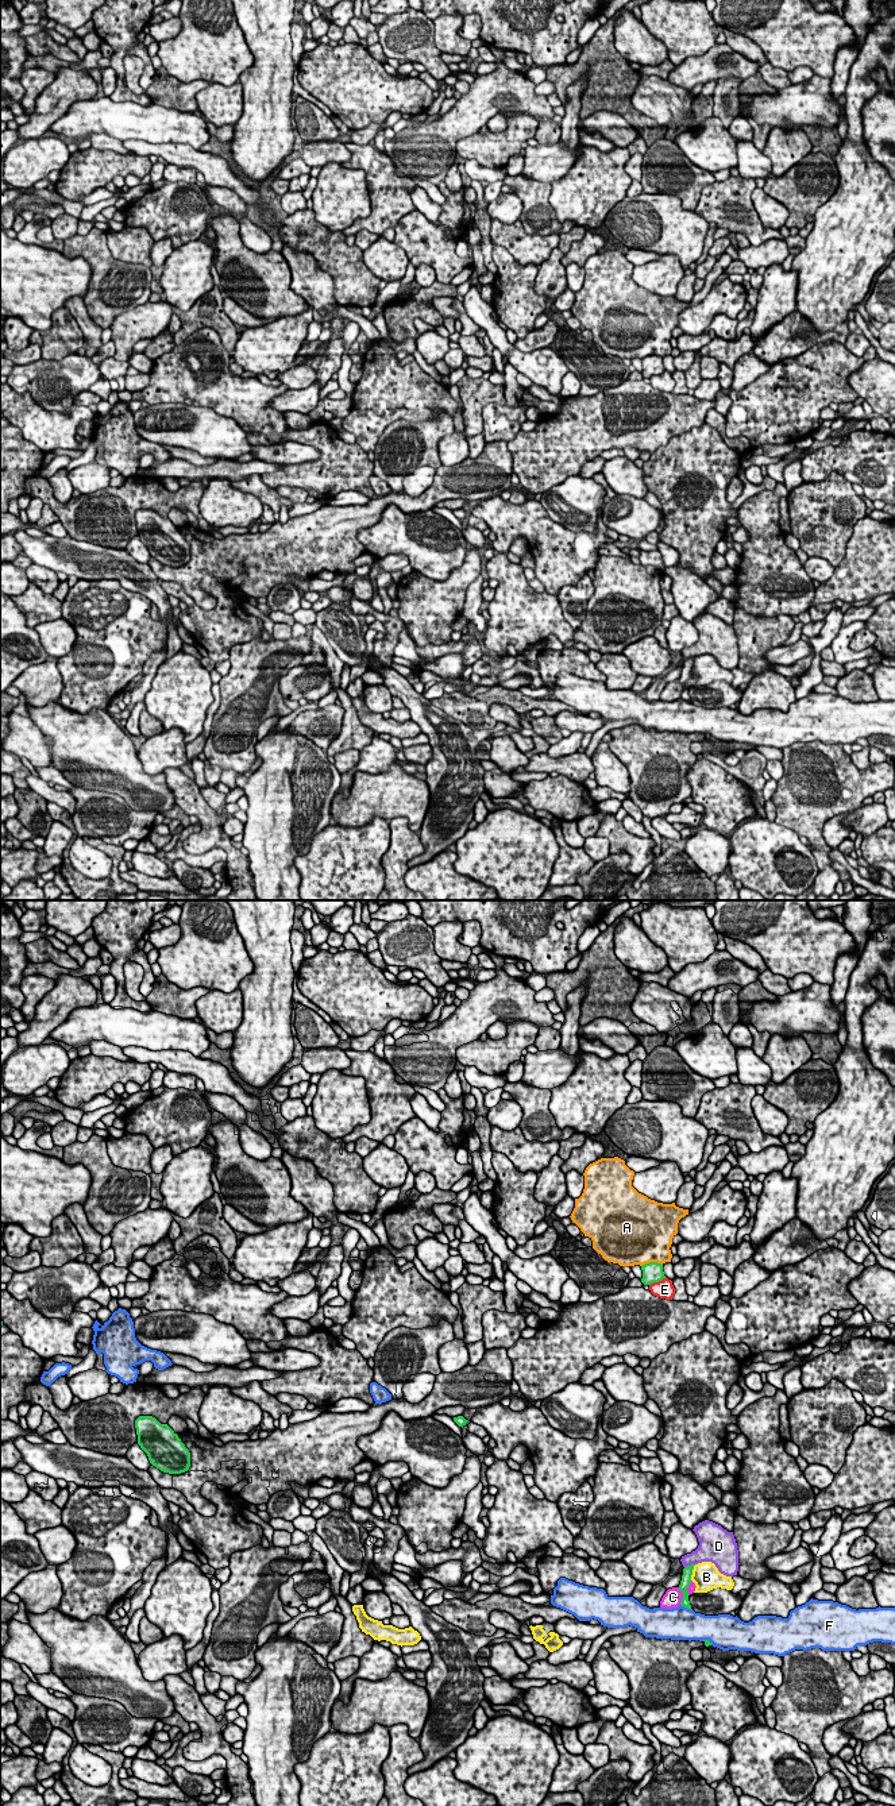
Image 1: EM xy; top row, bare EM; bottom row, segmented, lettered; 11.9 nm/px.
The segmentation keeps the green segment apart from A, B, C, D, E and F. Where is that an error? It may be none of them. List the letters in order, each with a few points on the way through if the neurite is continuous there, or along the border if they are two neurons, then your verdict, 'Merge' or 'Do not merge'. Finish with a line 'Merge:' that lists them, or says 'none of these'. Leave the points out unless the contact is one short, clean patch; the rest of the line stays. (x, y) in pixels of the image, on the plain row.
A: Do not merge
B: Do not merge
C: Do not merge
D: Do not merge
E: Do not merge
F: Do not merge
Merge: none of these

